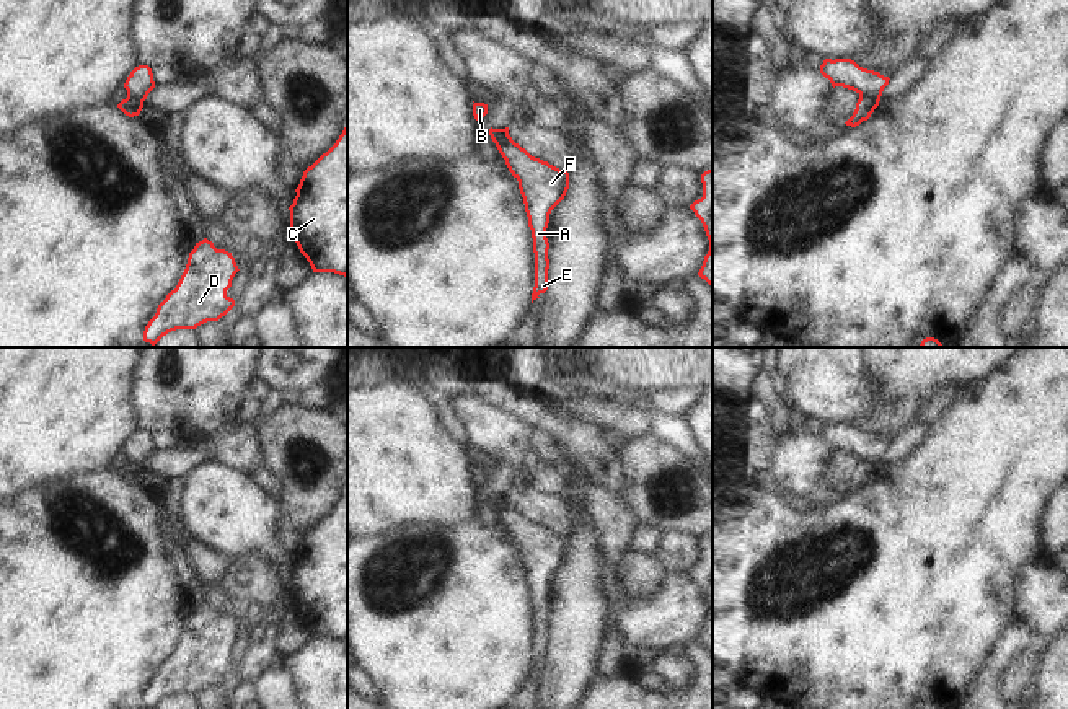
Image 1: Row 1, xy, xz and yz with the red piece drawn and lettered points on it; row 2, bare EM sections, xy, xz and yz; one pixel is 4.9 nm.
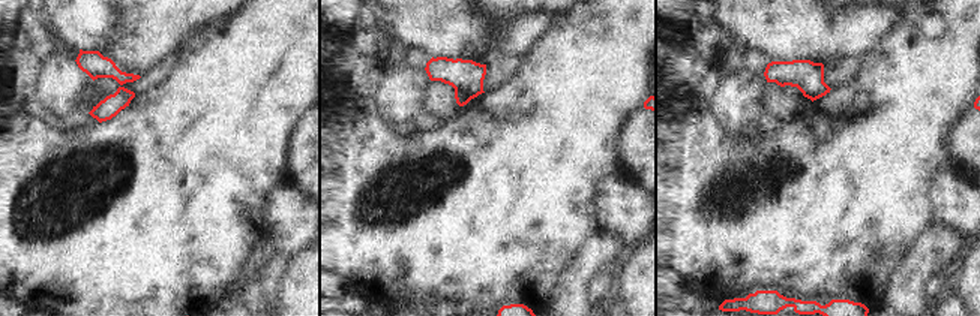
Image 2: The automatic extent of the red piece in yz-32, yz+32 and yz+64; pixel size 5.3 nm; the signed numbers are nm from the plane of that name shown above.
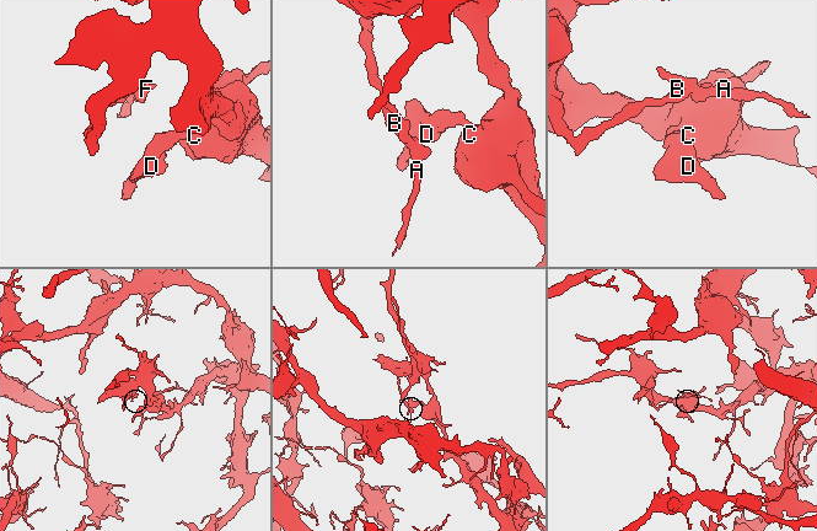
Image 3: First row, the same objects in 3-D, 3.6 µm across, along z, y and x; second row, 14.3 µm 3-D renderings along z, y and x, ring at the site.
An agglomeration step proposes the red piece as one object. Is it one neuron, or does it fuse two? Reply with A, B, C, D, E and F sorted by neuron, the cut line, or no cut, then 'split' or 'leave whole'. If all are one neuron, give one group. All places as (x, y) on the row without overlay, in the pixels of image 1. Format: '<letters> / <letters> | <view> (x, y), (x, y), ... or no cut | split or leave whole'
A E F / B C D | yz (860, 458), (879, 465) | split

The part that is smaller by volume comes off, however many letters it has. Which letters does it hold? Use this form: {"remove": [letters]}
{"remove": ["A", "E", "F"]}

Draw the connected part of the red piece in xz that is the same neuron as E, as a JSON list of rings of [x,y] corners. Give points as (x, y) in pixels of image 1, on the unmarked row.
[[[509,492],[502,494],[504,500],[496,512],[512,541],[519,546],[523,562],[528,592],[533,603],[535,618],[535,652],[532,668],[540,658],[548,655],[548,614],[546,593],[551,575],[564,564],[569,554],[569,538],[548,526],[532,522],[525,513],[512,505]]]

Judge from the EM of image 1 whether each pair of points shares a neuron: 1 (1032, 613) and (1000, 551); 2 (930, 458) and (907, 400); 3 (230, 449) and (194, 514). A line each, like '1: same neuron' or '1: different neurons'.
1: different neurons
2: different neurons
3: different neurons

